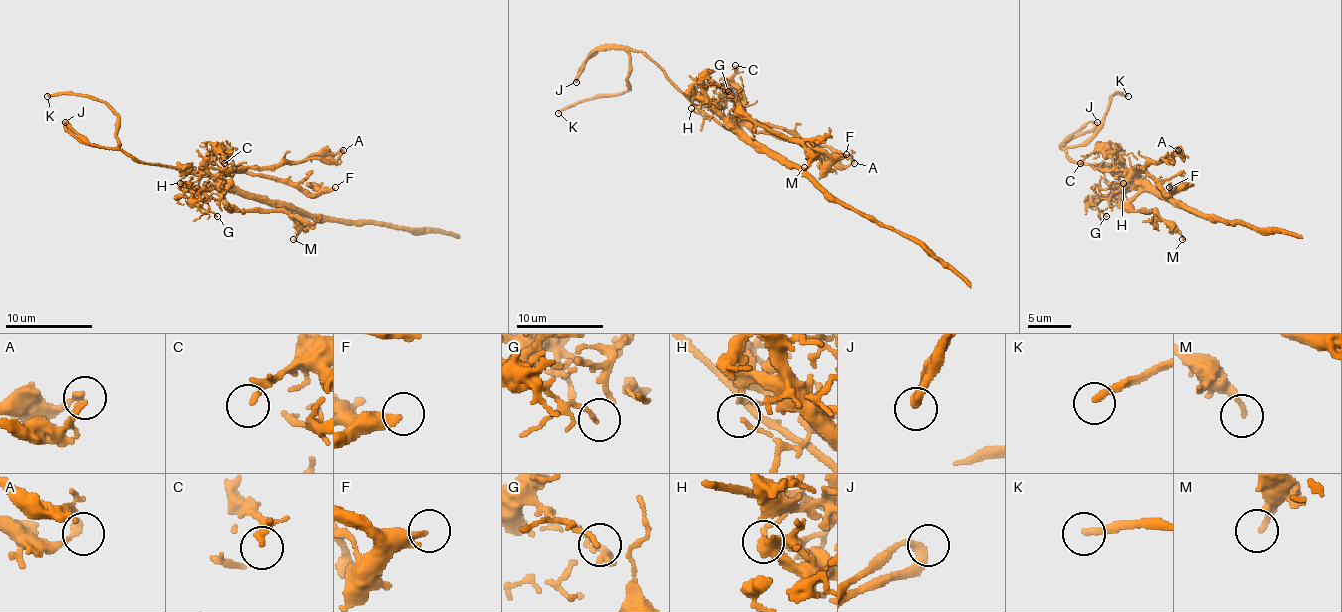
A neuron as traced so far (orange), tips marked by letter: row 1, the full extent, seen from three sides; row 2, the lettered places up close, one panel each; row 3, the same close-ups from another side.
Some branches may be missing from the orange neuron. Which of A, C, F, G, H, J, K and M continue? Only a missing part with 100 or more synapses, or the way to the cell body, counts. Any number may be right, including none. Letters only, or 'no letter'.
K

